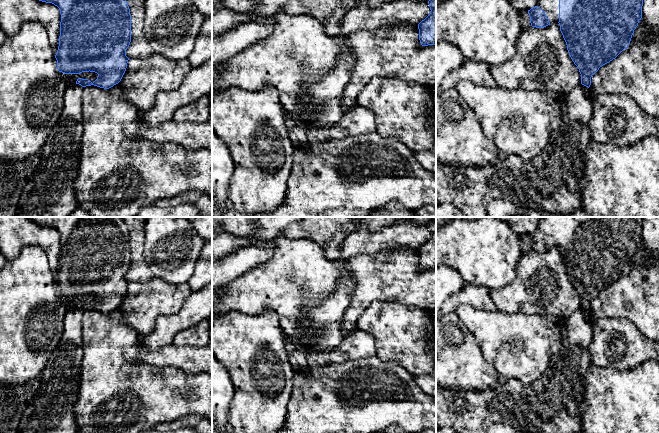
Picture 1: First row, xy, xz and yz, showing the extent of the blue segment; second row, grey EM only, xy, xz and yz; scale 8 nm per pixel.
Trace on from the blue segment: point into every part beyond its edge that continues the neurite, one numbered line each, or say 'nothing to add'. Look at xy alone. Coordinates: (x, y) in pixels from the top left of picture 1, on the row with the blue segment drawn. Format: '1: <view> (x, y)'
nothing to add

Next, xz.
nothing to add

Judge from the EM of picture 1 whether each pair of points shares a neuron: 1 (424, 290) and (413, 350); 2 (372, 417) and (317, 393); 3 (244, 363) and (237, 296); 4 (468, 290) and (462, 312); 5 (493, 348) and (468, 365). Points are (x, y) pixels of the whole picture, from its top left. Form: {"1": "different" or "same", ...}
{"1": "different", "2": "same", "3": "different", "4": "different", "5": "different"}

